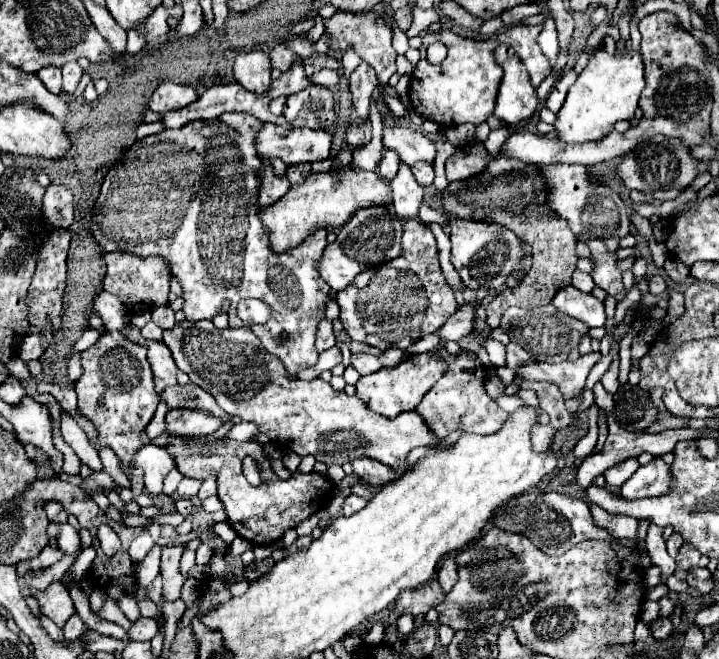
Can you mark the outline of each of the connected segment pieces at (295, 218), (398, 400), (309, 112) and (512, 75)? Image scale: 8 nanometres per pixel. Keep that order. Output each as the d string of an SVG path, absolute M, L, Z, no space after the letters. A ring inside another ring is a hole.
M352 164L344 166L342 170L330 170L322 174L310 174L304 184L292 186L280 202L260 210L260 220L270 232L270 246L274 252L286 252L300 242L304 242L306 236L314 234L320 228L340 228L344 226L352 214L366 204L384 206L386 210L392 208L392 192L390 184L384 182L376 172L364 172L356 170ZM334 174L340 176L340 182L334 182Z
M440 348L438 352L424 352L424 354L414 354L414 356L408 356L404 358L398 366L394 368L382 368L374 374L368 374L368 376L362 376L358 382L356 382L356 396L360 400L366 402L366 406L386 418L396 418L398 414L402 412L408 412L408 410L414 410L416 404L422 400L422 396L440 380L440 376L444 376L444 370L448 370L448 362L444 362L444 358L440 356Z
M312 86L288 96L284 118L292 126L306 126L312 130L330 128L336 120L334 96L324 86Z
M500 44L494 50L496 62L504 68L504 78L500 84L494 116L506 126L520 124L536 112L538 100L536 90L530 84L528 72L524 70L520 58L512 47Z

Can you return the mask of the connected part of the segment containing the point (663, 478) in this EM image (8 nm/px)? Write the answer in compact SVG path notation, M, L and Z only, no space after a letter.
M654 458L650 464L640 466L632 478L620 488L622 498L640 500L652 496L664 496L672 492L672 472L662 458Z

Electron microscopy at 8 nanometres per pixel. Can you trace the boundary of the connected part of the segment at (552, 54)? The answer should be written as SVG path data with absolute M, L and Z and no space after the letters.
M547 18L544 23L544 28L538 36L538 44L554 67L559 52L558 32L552 18Z

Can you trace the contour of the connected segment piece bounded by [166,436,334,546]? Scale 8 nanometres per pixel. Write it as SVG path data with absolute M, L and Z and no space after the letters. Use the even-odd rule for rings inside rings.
M168 436L166 450L174 458L176 468L180 470L182 476L196 478L196 480L206 480L208 476L216 476L218 498L226 508L228 524L234 528L234 532L240 538L246 538L248 542L252 542L252 546L276 544L288 528L296 528L302 520L310 518L320 510L326 510L334 494L332 480L314 470L308 474L296 470L290 474L290 478L280 480L278 474L272 470L272 462L266 456L264 446L258 444L256 440L238 442L230 438L218 438L208 442L206 436L200 436L200 438ZM246 456L256 458L264 470L264 482L258 488L252 488L242 476L242 460Z

